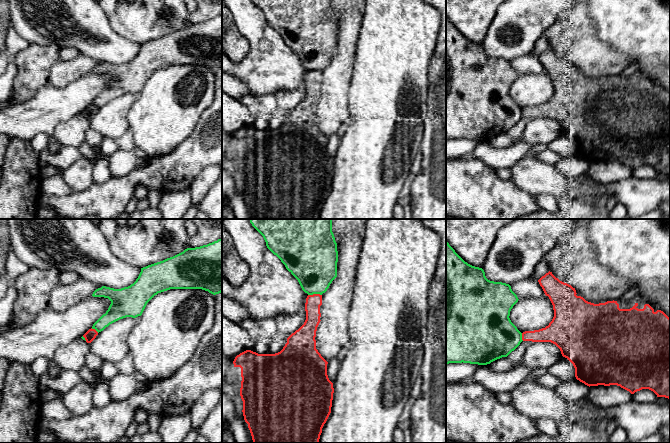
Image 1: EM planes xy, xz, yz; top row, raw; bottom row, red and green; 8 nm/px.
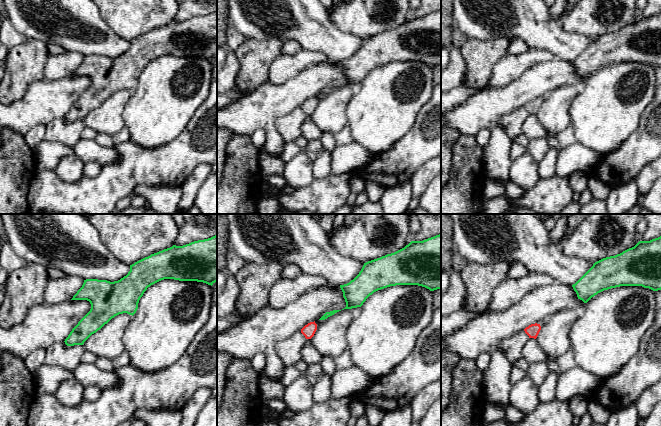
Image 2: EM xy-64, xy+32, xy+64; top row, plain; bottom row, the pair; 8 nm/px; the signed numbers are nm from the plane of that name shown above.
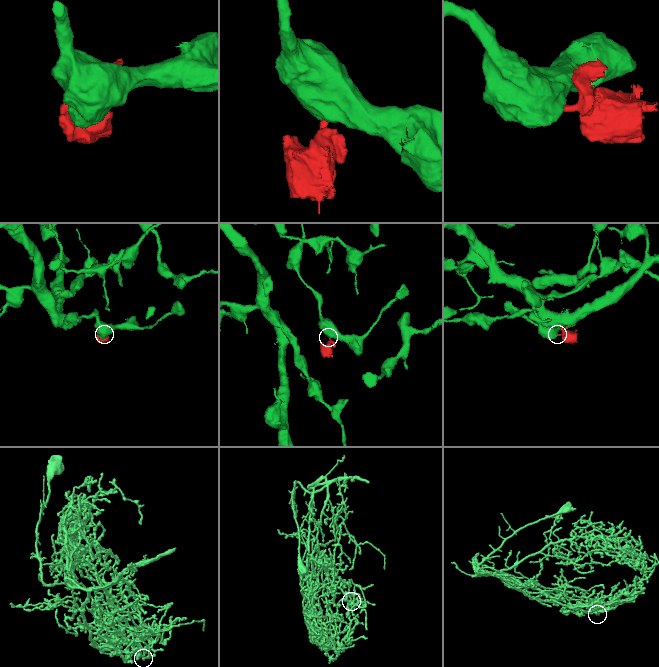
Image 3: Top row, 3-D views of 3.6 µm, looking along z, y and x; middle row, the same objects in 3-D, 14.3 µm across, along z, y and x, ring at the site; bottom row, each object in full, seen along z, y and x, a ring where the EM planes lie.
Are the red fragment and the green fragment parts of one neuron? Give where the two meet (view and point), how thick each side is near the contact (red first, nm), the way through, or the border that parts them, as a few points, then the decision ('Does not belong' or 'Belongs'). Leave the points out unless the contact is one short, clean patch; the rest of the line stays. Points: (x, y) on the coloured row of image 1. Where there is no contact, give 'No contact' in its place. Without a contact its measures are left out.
Touches red at xz (314, 294). Thickness 130 nm (red) against 380 nm. Boundary: xz (321, 294), (308, 295). Does not belong

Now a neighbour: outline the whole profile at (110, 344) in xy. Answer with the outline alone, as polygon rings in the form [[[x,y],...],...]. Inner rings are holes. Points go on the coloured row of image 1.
[[[126,317],[120,319],[103,331],[89,345],[89,352],[100,357],[104,362],[118,363],[128,353],[126,340],[136,324],[135,318]]]

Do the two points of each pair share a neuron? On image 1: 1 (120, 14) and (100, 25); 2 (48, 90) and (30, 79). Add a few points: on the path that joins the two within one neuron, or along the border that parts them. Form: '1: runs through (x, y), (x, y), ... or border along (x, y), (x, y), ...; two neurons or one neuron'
1: border along (102, 10), (107, 17), (109, 25), (124, 38); two neurons
2: border along (48, 83), (24, 101); two neurons

